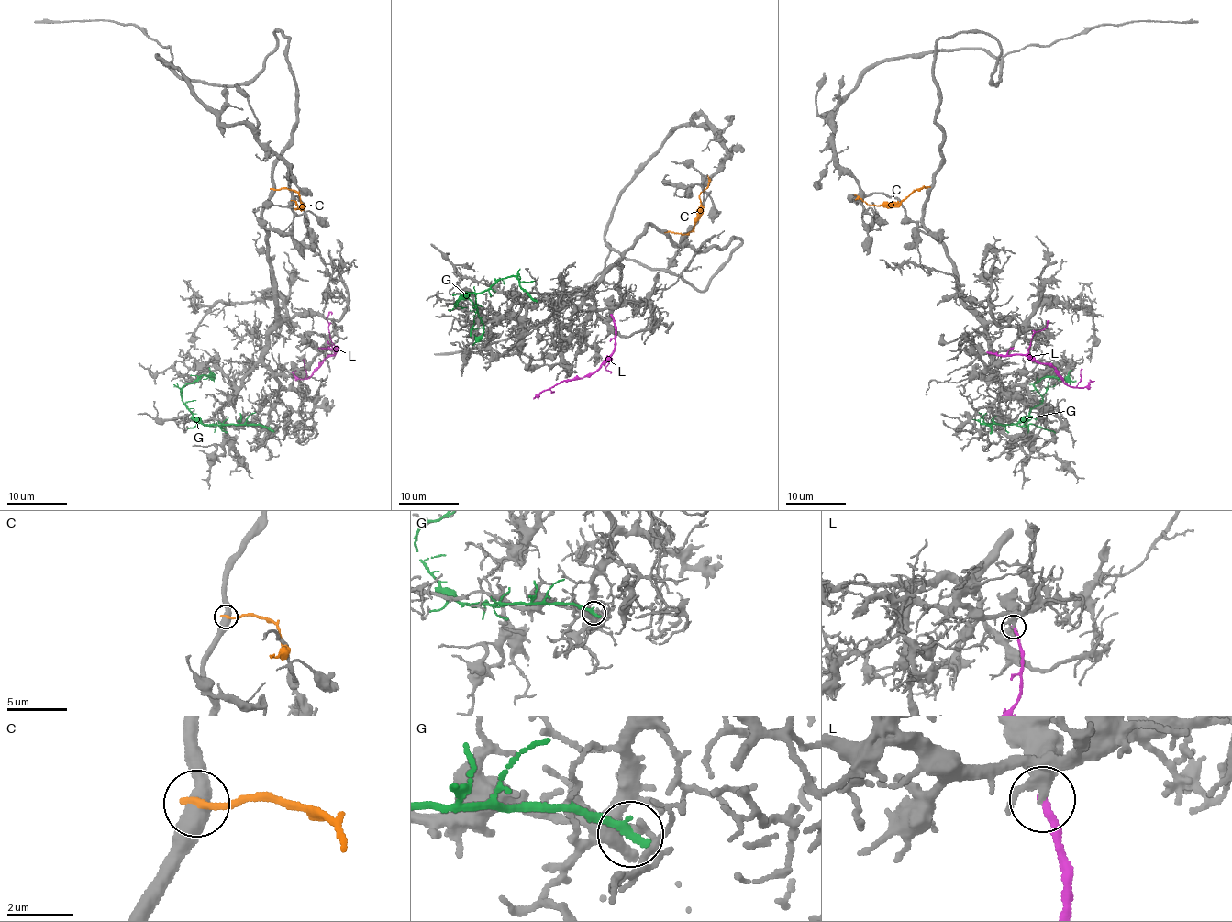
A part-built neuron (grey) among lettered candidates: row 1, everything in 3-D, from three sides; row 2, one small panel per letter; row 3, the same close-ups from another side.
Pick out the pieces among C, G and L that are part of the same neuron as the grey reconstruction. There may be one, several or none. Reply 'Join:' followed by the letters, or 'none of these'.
Join: none of these

